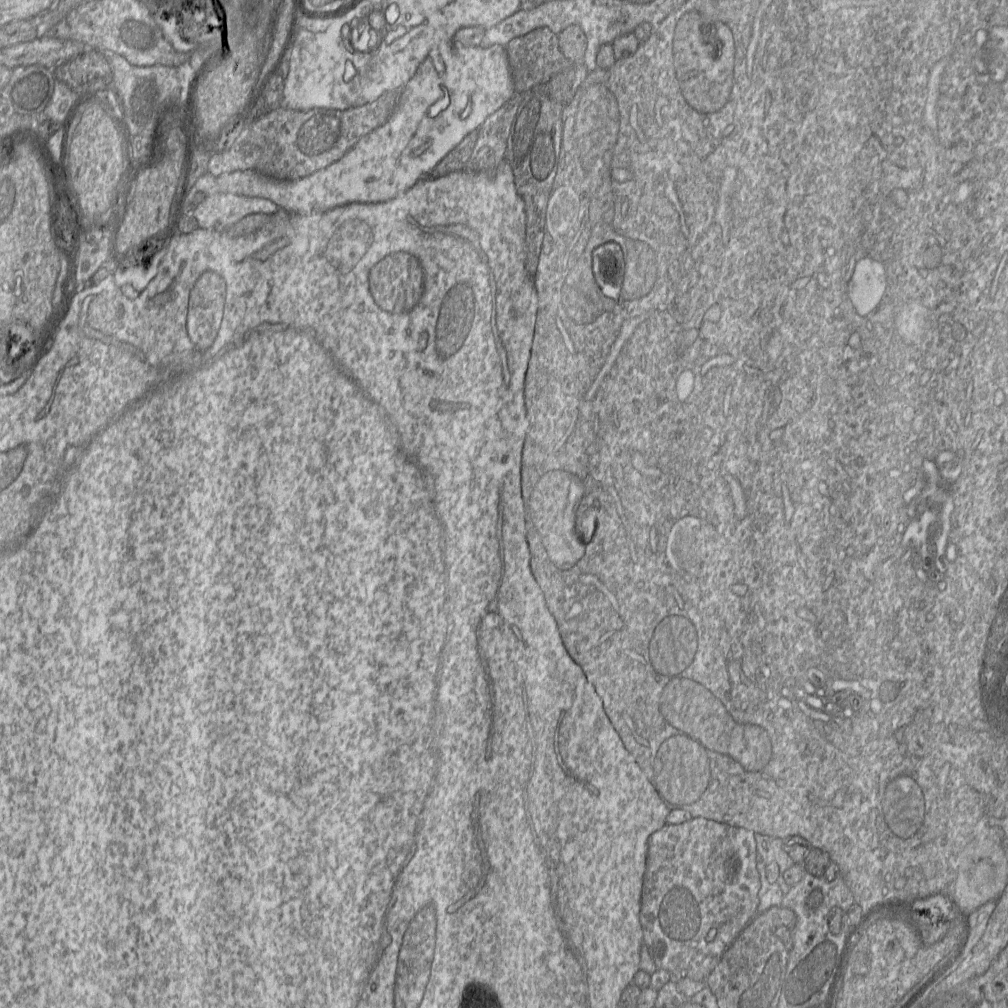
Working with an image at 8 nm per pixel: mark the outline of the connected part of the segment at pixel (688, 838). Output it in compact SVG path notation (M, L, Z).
M693 817L681 824L666 823L650 836L648 846L639 915L643 943L656 966L669 971L673 979L688 977L706 982L724 952L758 914L761 882L755 835L742 827Z

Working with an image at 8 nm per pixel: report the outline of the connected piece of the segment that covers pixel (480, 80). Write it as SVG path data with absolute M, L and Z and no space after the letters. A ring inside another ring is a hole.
M443 41L438 46L433 47L426 59L421 63L415 75L400 91L400 98L394 112L389 119L380 127L376 128L363 138L361 138L356 145L351 148L343 157L333 162L329 166L316 171L315 173L298 180L279 181L268 176L265 176L255 170L237 170L221 174L216 177L218 191L222 193L231 193L236 195L258 196L272 200L279 208L288 213L296 214L311 214L321 211L334 209L351 203L380 203L391 200L401 193L404 193L413 187L421 179L428 177L432 174L433 169L442 161L442 159L453 150L470 132L479 130L486 119L505 105L515 94L515 85L510 70L509 59L506 47L502 45L493 45L488 48L481 46L471 47L465 46L457 41Z

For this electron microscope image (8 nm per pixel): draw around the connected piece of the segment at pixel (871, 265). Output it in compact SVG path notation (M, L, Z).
M870 256L860 259L848 285L849 297L861 316L869 316L881 303L887 289L886 260L877 262Z

